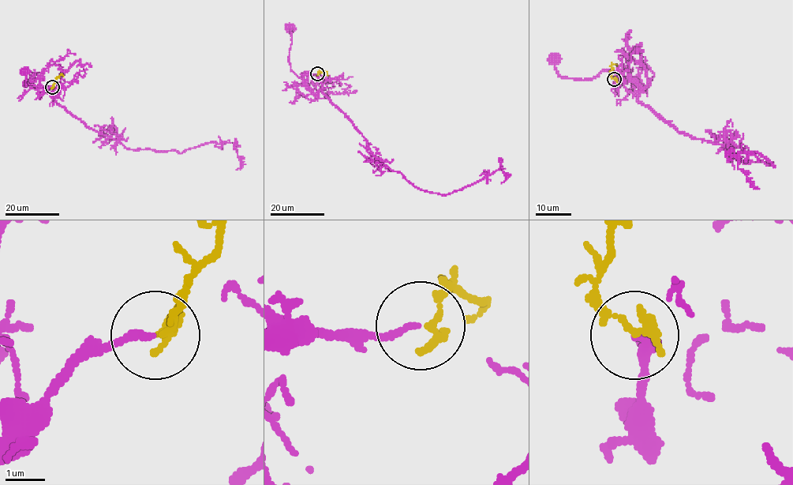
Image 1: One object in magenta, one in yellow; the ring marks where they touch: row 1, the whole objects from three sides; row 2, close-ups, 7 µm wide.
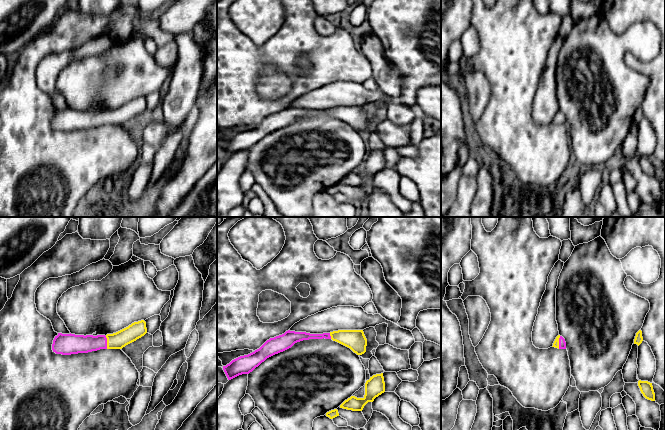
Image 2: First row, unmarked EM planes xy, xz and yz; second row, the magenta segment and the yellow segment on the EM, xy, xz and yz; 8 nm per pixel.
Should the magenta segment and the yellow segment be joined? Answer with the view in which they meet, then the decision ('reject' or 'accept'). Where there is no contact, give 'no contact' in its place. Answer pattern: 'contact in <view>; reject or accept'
contact in xy; accept

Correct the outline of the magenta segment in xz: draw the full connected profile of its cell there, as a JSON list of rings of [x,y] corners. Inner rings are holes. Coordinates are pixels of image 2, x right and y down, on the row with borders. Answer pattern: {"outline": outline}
{"outline": [[[338,330],[323,334],[286,331],[284,334],[270,338],[254,352],[232,360],[223,370],[231,380],[242,374],[249,374],[267,358],[291,348],[295,343],[309,339],[332,339],[348,348],[357,355],[366,352],[367,339],[363,330]]]}

